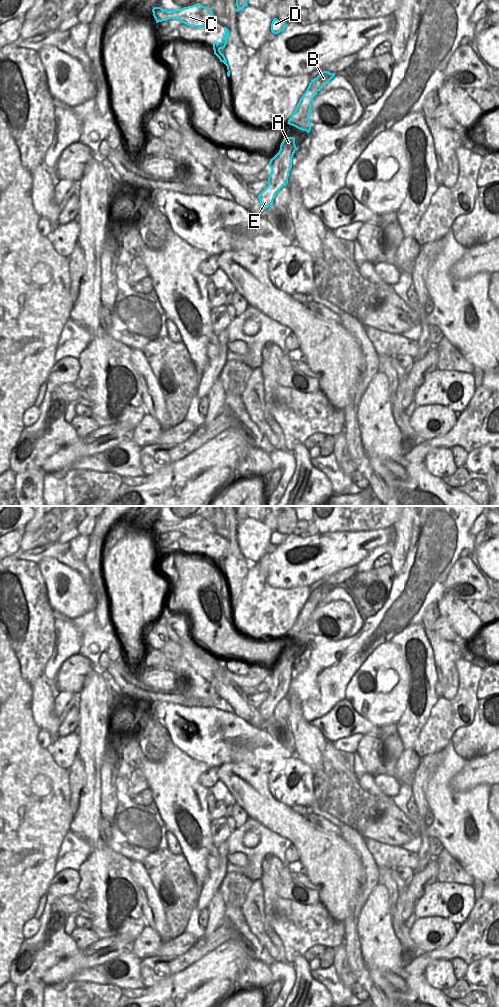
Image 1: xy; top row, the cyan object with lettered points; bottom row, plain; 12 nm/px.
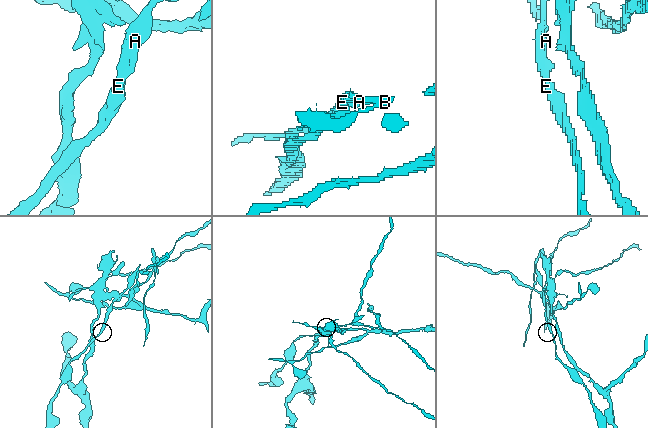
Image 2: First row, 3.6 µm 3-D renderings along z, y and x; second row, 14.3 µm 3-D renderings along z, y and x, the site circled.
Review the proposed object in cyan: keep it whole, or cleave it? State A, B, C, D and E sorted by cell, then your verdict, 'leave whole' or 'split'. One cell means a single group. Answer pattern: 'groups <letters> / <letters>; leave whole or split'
groups A B E / C D; split

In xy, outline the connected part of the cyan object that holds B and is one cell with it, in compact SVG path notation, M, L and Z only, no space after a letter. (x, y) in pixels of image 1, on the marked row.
M323 71L313 82L309 83L307 90L300 98L287 124L306 131L307 133L310 132L311 122L309 120L309 115L311 113L312 99L317 95L317 92L320 91L334 76L335 73Z

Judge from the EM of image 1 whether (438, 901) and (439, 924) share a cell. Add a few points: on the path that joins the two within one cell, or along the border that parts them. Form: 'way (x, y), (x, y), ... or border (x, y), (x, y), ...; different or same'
border (417, 917), (444, 917), (454, 924); different

